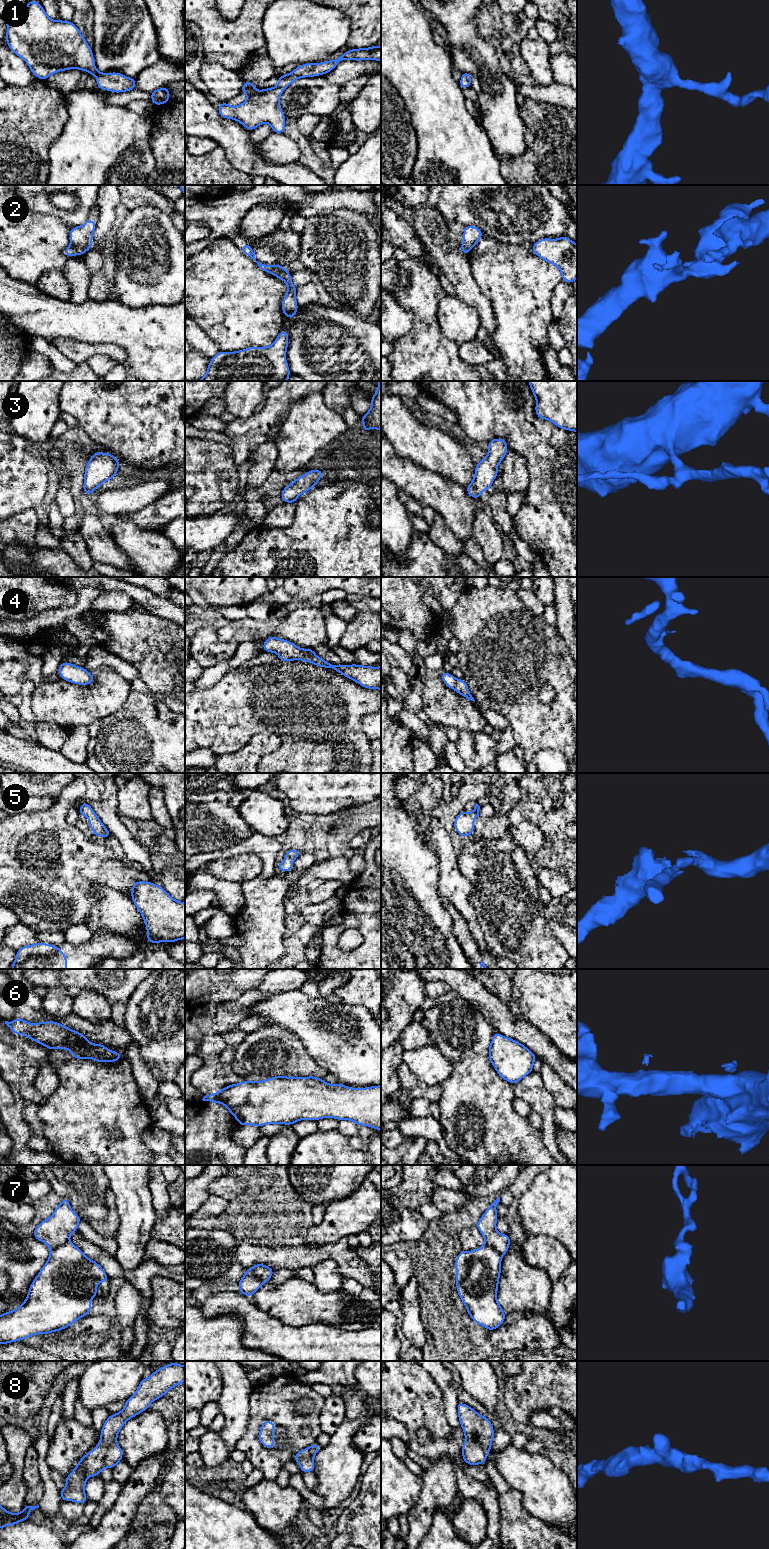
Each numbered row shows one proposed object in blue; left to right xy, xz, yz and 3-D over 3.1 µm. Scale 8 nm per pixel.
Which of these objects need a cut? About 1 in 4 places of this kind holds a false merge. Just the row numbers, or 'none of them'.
2, 6, 7

